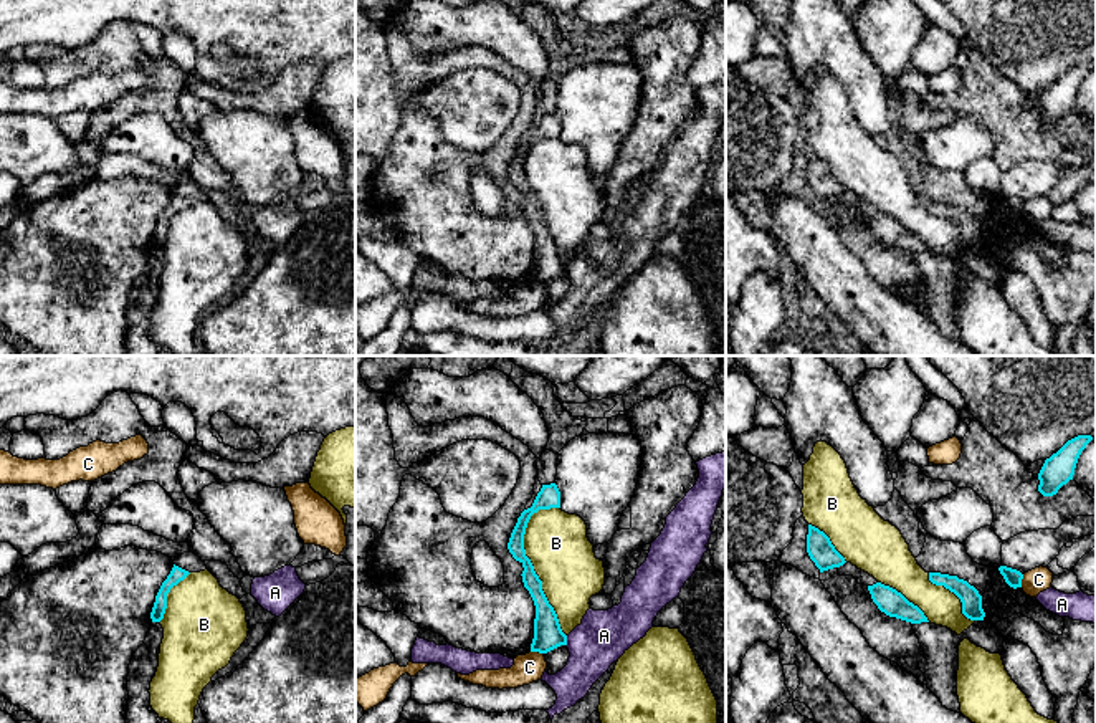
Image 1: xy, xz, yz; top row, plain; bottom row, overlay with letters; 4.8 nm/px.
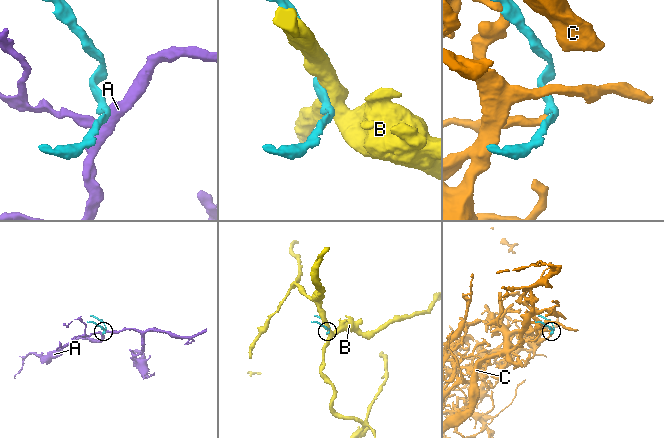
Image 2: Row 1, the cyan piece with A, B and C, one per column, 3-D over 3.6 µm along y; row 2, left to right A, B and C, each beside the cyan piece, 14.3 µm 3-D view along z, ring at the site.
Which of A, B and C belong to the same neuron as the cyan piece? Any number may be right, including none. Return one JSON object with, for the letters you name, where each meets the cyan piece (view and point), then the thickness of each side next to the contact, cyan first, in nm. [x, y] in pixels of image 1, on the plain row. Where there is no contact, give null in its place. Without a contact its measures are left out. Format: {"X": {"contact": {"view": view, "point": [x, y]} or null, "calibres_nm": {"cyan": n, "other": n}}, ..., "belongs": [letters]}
{"belongs": []}

